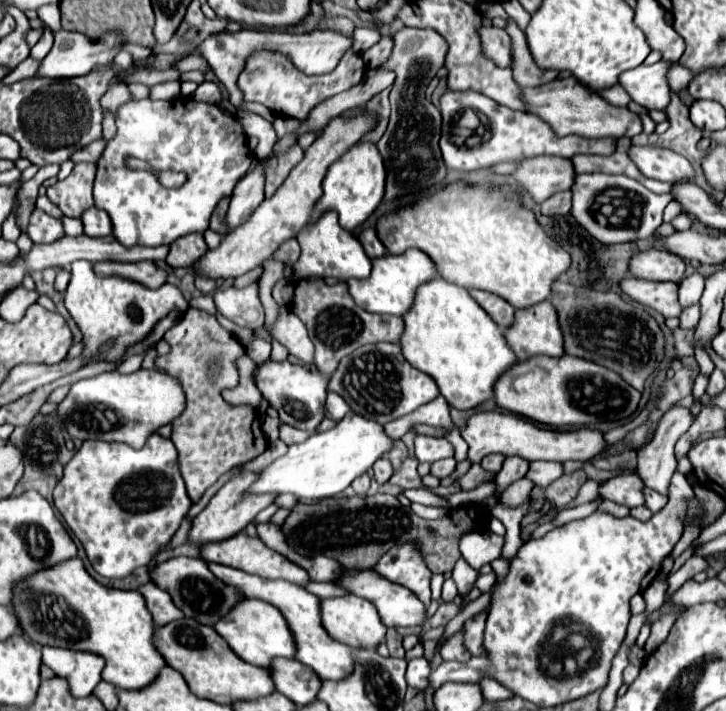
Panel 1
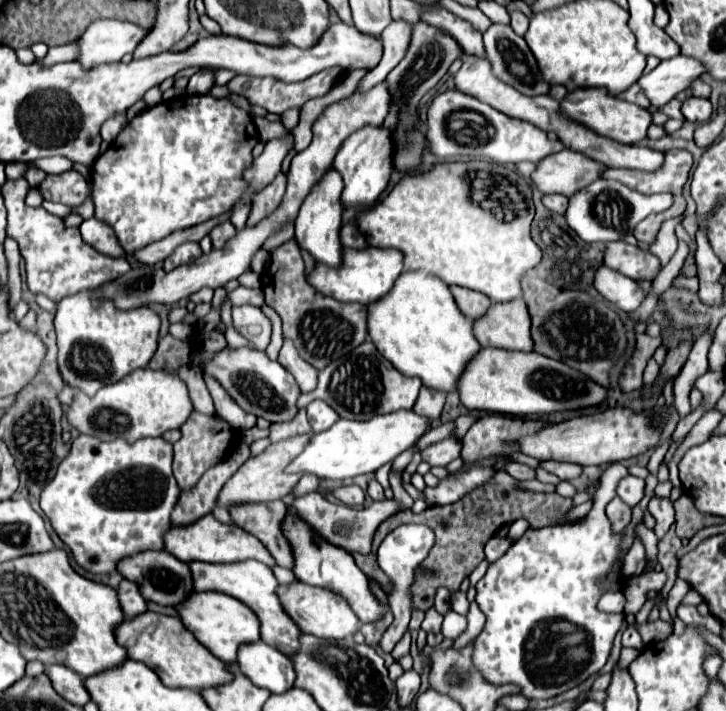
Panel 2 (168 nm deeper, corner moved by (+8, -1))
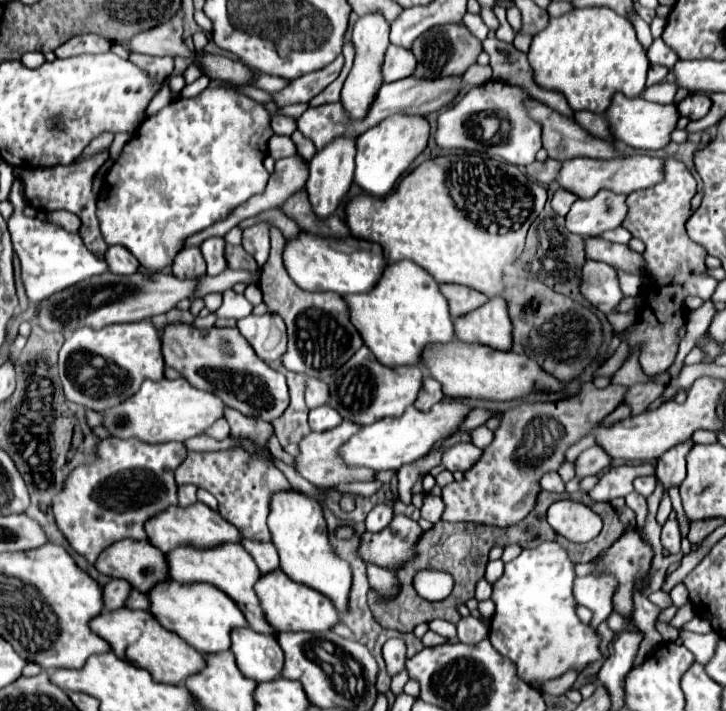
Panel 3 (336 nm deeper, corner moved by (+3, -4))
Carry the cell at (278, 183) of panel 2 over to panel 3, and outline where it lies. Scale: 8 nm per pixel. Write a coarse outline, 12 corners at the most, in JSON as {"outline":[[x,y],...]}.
{"outline":[[269,225],[243,231],[243,249],[259,263],[269,257]]}

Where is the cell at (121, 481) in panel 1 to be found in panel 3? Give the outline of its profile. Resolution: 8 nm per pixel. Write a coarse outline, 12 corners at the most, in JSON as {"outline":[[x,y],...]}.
{"outline":[[105,439],[53,499],[89,563],[177,505],[183,443]]}

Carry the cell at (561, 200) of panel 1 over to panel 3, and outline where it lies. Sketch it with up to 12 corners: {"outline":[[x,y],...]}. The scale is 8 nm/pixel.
{"outline":[[557,189],[551,207],[557,215],[567,215],[577,201],[575,193]]}

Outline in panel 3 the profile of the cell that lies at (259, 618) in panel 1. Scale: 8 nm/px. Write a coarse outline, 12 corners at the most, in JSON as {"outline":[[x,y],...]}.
{"outline":[[169,579],[149,593],[149,611],[199,653],[231,647],[247,627],[213,585]]}

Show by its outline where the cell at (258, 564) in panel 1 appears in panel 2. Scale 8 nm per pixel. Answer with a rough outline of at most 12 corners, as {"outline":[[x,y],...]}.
{"outline":[[212,514],[170,528],[164,550],[182,562],[276,560],[246,530]]}

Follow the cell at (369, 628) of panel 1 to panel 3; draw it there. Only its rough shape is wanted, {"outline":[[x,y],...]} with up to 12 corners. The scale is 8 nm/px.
{"outline":[[281,569],[257,597],[277,631],[329,631],[337,609]]}

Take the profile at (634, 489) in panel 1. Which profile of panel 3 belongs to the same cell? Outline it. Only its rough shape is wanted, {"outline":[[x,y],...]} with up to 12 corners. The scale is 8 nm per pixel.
{"outline":[[657,475],[637,477],[635,491],[649,497],[657,487]]}

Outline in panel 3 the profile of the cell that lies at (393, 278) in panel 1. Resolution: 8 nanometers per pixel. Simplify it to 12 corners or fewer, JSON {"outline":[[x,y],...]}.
{"outline":[[301,231],[285,271],[305,291],[367,293],[381,245]]}

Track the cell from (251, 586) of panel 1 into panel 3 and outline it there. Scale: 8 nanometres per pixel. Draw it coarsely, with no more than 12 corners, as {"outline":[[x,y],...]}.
{"outline":[[241,545],[165,553],[179,583],[211,583],[243,611],[265,621],[253,585],[261,577]]}

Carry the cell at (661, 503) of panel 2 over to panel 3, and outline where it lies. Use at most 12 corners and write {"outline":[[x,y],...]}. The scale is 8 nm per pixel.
{"outline":[[675,519],[663,525],[660,538],[670,554],[681,551],[681,533]]}

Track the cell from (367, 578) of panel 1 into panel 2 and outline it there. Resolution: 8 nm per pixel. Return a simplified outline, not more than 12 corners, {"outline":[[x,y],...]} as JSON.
{"outline":[[294,512],[282,522],[300,582],[348,598],[362,622],[390,606],[350,552],[318,538]]}

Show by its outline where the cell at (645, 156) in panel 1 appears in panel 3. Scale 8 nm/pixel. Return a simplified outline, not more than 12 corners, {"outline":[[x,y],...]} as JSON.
{"outline":[[539,101],[529,115],[543,125],[543,147],[557,161],[611,159],[611,143]]}

